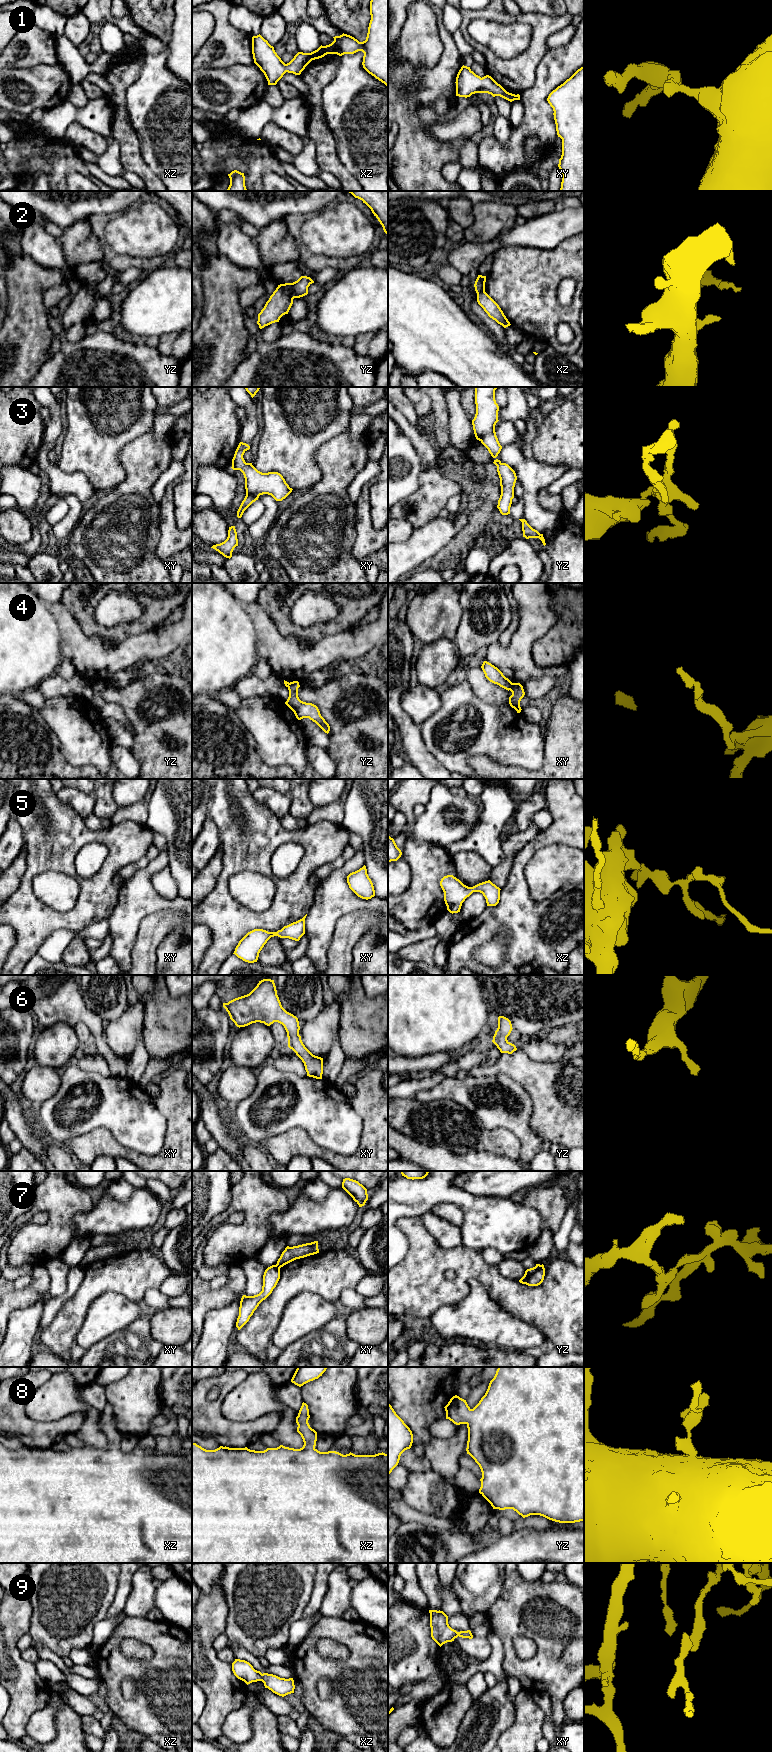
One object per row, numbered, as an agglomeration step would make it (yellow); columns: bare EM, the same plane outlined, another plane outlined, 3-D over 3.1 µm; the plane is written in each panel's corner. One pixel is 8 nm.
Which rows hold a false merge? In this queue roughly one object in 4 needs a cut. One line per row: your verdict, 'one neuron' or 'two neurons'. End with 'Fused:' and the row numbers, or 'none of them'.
1: one neuron
2: two neurons
3: one neuron
4: two neurons
5: one neuron
6: one neuron
7: two neurons
8: one neuron
9: one neuron
Fused: 2, 4, 7

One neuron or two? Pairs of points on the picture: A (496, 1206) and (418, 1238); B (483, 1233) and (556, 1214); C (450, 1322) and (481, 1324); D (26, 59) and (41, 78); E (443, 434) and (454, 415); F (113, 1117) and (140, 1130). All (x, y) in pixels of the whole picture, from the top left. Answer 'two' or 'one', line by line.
A: two
B: two
C: one
D: two
E: two
F: one

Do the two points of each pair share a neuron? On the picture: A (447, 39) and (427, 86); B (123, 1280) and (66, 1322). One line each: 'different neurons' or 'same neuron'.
A: same neuron
B: same neuron

